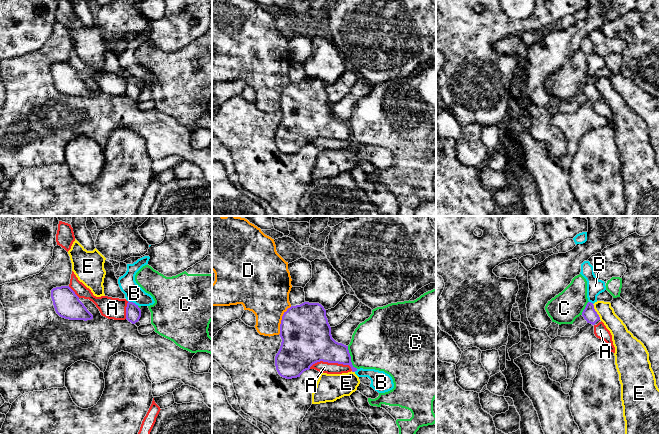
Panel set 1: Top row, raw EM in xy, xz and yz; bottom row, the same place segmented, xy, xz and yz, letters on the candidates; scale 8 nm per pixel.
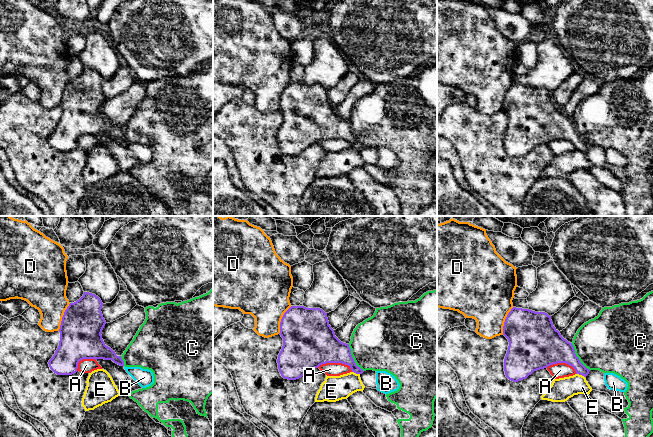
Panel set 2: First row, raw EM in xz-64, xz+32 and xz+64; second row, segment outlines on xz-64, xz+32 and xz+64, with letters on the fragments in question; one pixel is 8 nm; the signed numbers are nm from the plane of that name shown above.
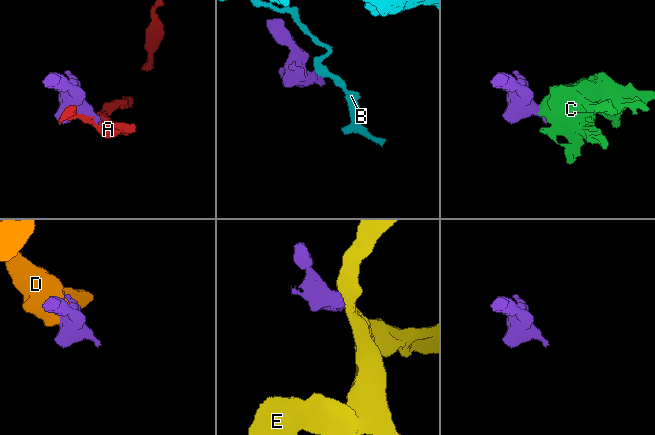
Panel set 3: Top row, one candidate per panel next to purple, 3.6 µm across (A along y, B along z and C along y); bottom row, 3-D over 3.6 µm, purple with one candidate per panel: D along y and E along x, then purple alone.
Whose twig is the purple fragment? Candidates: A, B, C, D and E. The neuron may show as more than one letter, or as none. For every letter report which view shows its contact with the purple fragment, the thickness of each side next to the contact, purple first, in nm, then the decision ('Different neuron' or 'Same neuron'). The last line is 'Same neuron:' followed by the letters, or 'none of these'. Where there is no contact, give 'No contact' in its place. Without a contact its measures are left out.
A: Touches purple in xz. Thickness 360 nm (purple) against 100 nm. Different neuron
B: Touches purple in xy. Thickness 130 nm (purple) against 150 nm. Different neuron
C: Touches purple in xz. Thickness 220 nm (purple) against 420 nm. Different neuron
D: Touches purple in xz. Thickness 400 nm (purple) against 360 nm. Different neuron
E: Touches purple in yz. Thickness 110 nm (purple) against 140 nm. Different neuron
Same neuron: none of these

